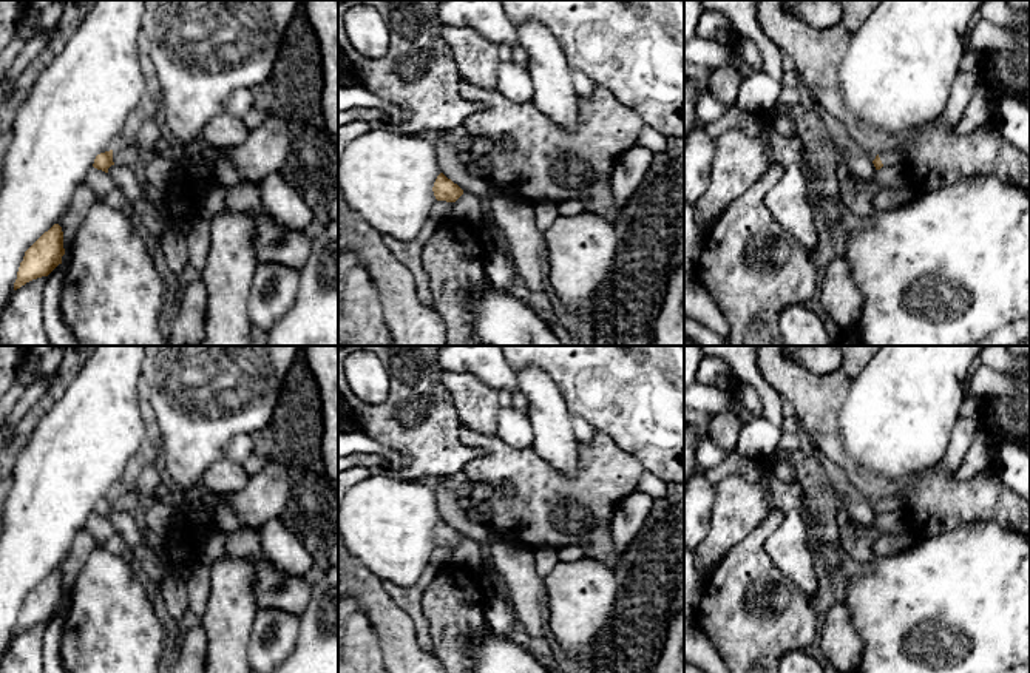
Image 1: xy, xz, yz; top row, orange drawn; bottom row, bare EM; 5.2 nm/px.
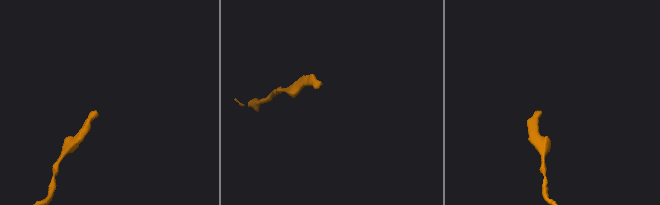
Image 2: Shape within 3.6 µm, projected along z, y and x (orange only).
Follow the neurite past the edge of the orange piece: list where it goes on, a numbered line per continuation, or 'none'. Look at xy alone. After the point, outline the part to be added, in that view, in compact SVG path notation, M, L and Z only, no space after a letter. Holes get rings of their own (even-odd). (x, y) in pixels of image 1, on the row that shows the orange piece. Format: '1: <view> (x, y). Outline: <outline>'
1: xy (125, 155). Outline: M119 144L113 148L113 162L117 167L128 167L133 168L139 157L142 150L134 144Z

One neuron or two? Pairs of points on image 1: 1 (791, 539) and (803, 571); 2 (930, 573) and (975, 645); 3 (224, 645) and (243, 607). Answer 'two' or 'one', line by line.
1: one
2: one
3: one

